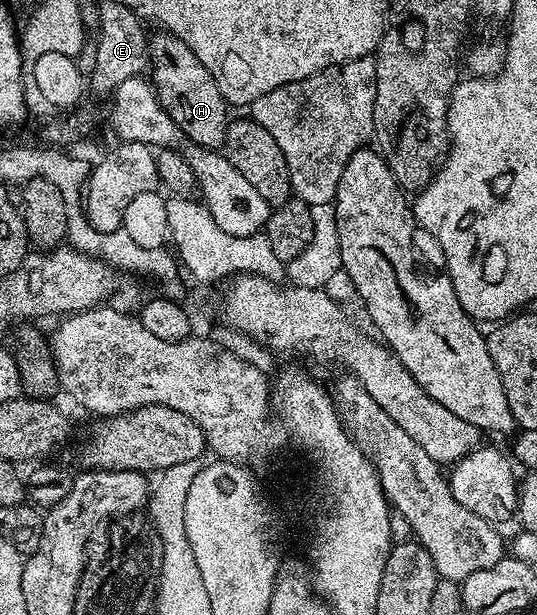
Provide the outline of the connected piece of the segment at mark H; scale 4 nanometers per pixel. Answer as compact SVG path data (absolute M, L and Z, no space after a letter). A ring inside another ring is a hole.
M154 33L158 34L149 35L148 74L159 104L182 129L189 141L210 150L225 147L228 103L220 88L216 88L216 80L212 80L208 68L204 68L204 64L196 60L196 54L175 34Z

